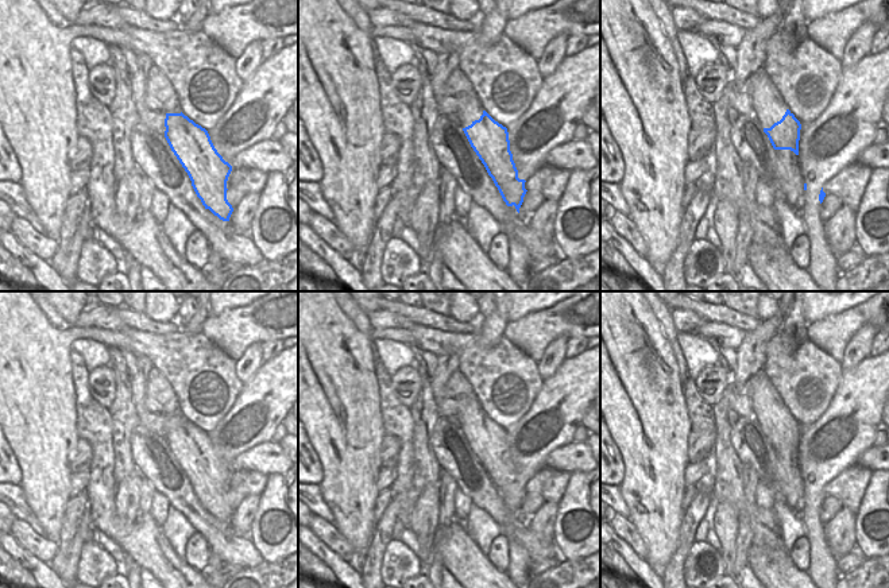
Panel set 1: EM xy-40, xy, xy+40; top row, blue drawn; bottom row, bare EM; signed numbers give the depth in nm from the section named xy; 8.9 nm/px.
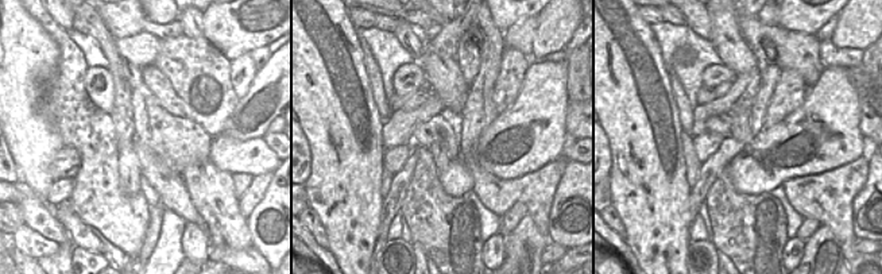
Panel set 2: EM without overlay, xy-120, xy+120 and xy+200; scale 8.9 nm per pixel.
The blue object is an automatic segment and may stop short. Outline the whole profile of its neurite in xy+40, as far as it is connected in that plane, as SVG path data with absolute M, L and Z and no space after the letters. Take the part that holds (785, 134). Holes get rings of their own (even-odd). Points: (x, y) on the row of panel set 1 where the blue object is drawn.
M761 67L745 82L753 102L753 115L759 121L774 150L791 150L799 155L801 124L788 109L780 92Z

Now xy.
M475 90L460 93L456 117L503 201L507 206L514 205L519 213L527 190L525 189L526 181L518 178L507 128L483 109Z

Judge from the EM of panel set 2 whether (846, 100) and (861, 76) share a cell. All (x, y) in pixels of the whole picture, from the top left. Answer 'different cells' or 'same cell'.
different cells

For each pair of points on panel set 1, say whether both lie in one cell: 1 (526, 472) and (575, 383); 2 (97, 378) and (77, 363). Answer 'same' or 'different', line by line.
1: same
2: different

